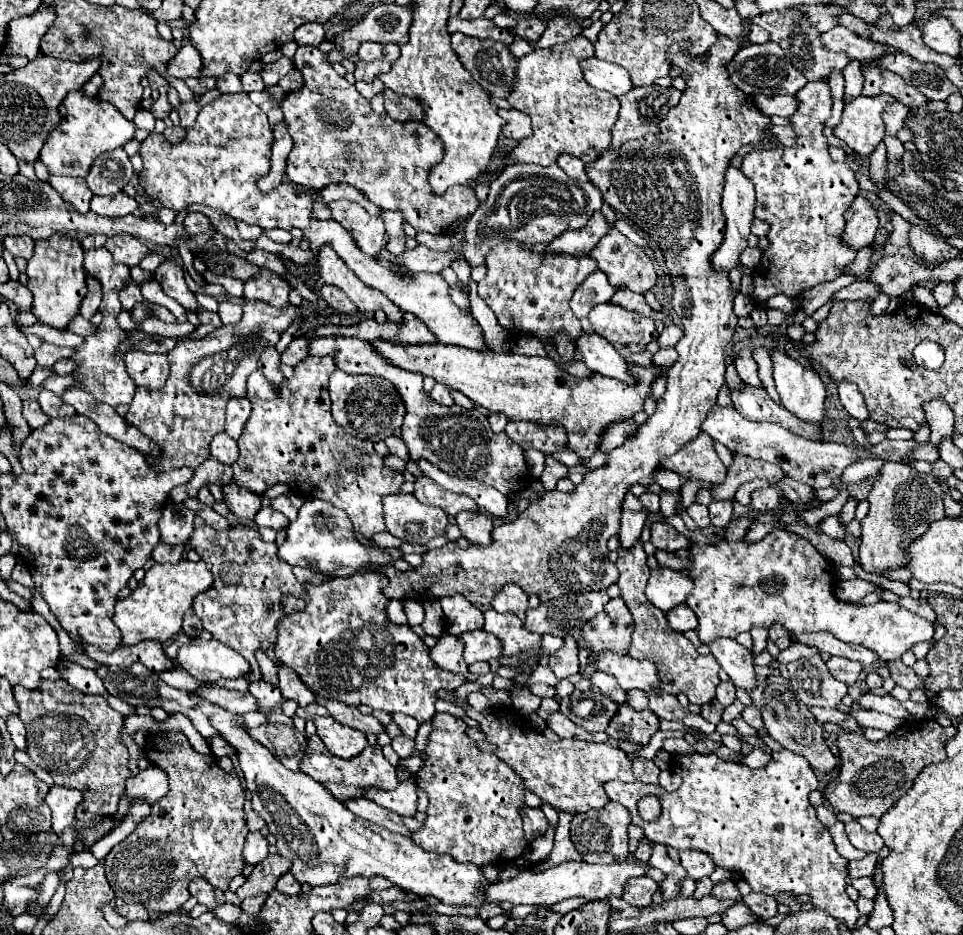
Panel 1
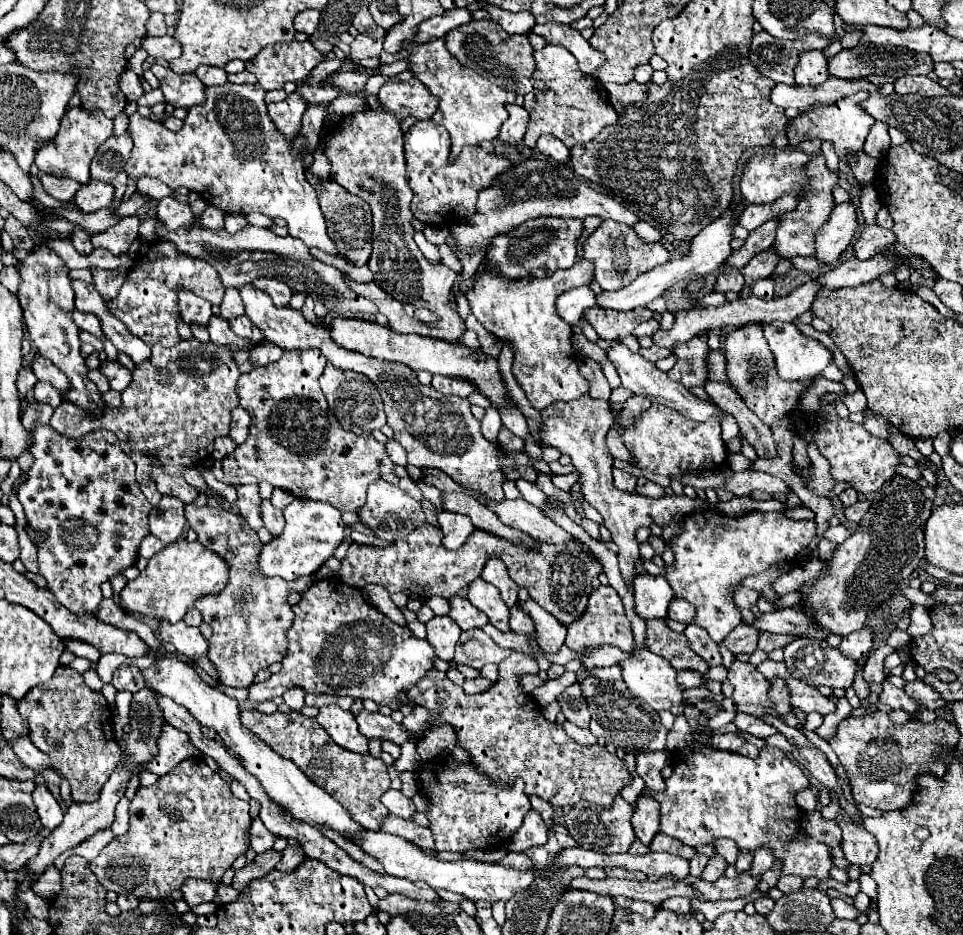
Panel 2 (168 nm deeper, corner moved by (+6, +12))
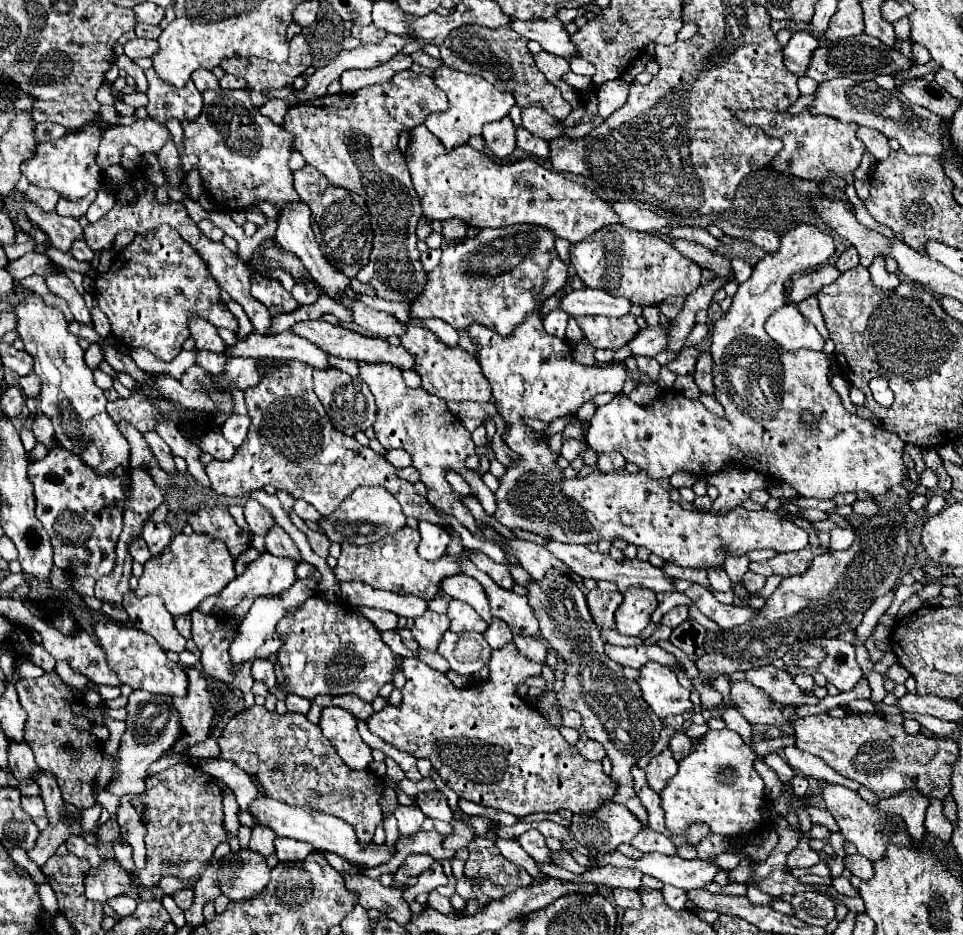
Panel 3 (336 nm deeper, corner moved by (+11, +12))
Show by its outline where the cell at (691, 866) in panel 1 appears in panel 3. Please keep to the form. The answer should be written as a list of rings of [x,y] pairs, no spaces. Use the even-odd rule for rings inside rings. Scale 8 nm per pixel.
[[[643,828],[631,842],[633,848],[641,850],[641,852],[659,852],[659,854],[677,854],[677,848],[673,846],[673,842],[663,836],[661,832]]]

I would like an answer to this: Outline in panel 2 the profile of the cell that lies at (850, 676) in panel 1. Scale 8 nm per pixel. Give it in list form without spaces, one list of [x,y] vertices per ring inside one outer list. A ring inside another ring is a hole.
[[[864,626],[862,630],[850,634],[850,636],[844,636],[838,650],[842,650],[842,654],[846,654],[848,658],[852,660],[862,660],[868,650],[872,648],[872,628],[870,626]]]

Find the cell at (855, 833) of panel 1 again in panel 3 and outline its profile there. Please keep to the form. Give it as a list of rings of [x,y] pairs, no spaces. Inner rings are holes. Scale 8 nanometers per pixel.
[[[861,854],[846,855],[844,858],[845,868],[849,868],[851,873],[861,880],[869,880],[874,876],[873,863],[867,858],[863,858]]]

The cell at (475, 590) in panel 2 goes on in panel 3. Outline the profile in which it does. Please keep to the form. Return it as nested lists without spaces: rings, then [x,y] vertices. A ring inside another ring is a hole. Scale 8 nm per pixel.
[[[455,574],[455,576],[449,576],[441,582],[441,592],[447,594],[449,598],[455,598],[455,600],[461,600],[465,604],[469,604],[471,608],[477,610],[477,614],[485,620],[485,622],[491,622],[493,616],[489,612],[489,602],[487,602],[487,596],[485,596],[485,590],[481,588],[481,584],[471,578],[471,576],[465,576],[465,574]]]

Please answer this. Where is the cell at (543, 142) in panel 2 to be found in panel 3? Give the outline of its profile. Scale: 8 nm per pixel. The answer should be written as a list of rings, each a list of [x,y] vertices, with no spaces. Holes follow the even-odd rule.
[[[517,128],[517,148],[521,148],[527,154],[539,156],[539,158],[547,158],[549,156],[549,142],[529,134],[525,128]]]

